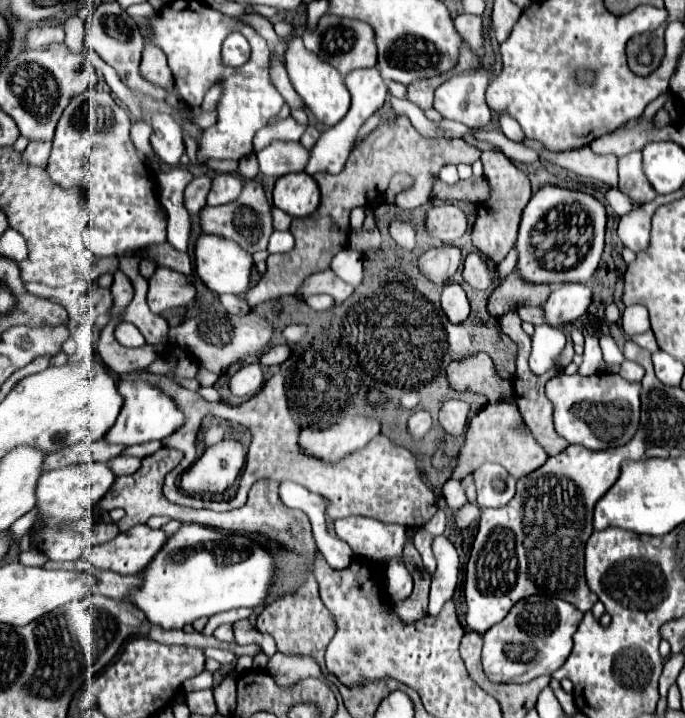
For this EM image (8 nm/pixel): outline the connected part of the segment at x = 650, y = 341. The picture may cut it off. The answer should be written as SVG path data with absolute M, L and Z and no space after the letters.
M647 331L647 333L641 333L641 335L635 335L635 337L631 337L631 339L633 339L637 345L645 347L645 349L651 349L651 351L657 351L657 349L659 349L653 331Z

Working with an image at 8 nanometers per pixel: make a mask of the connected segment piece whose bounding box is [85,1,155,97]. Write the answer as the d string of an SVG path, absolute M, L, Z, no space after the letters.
M117 1L113 3L101 3L91 17L85 23L85 47L95 51L107 65L111 65L119 79L131 87L137 93L145 93L153 97L153 85L147 83L145 79L141 79L139 75L139 63L141 63L141 49L143 49L143 35L139 31L139 25L135 23L133 17L127 15L127 11L123 11L119 7Z

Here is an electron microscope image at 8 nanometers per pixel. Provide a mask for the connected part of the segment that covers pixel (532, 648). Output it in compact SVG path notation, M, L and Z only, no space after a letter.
M533 595L513 605L509 615L493 625L485 633L483 645L483 671L491 681L499 683L521 683L531 681L539 675L553 675L573 649L573 633L577 631L583 613L571 603L555 597Z

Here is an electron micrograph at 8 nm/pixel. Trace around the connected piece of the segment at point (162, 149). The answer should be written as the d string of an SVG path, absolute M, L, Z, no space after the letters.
M155 115L155 119L151 119L151 127L151 145L157 157L171 167L179 165L179 159L185 151L181 123L171 119L171 115Z

